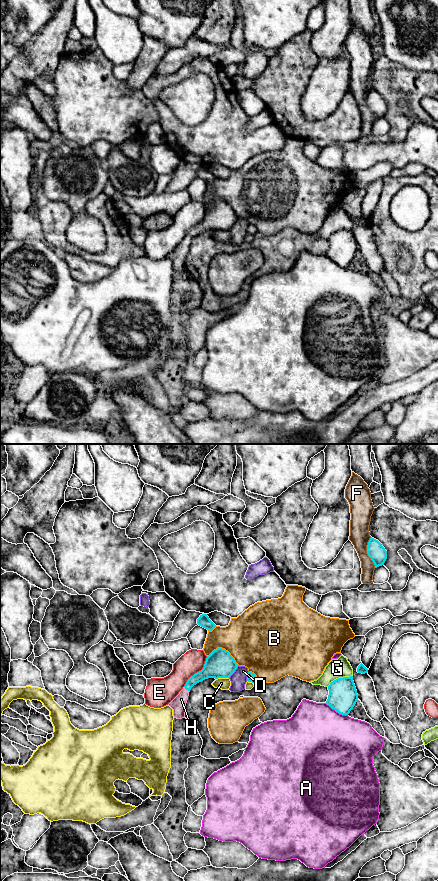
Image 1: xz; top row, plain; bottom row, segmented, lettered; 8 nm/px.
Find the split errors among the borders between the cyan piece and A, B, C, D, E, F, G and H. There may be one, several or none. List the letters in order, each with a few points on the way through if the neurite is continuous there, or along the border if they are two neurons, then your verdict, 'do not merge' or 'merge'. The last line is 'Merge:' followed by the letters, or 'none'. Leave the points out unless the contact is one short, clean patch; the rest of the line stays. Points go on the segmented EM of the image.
A: do not merge
B: do not merge
C: do not merge
D: do not merge
E: do not merge
F: border along xz (370, 537), (367, 543), (367, 555), (375, 567); do not merge
G: do not merge
H: runs through xz (210, 670), (197, 677), (186, 689), (178, 704); merge
Merge: H

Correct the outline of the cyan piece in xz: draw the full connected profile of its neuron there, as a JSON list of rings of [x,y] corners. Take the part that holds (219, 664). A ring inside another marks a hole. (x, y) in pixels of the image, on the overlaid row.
[[[217,648],[207,656],[201,671],[191,676],[179,694],[168,704],[177,719],[185,718],[185,708],[191,688],[208,678],[230,678],[238,665],[228,651]]]

